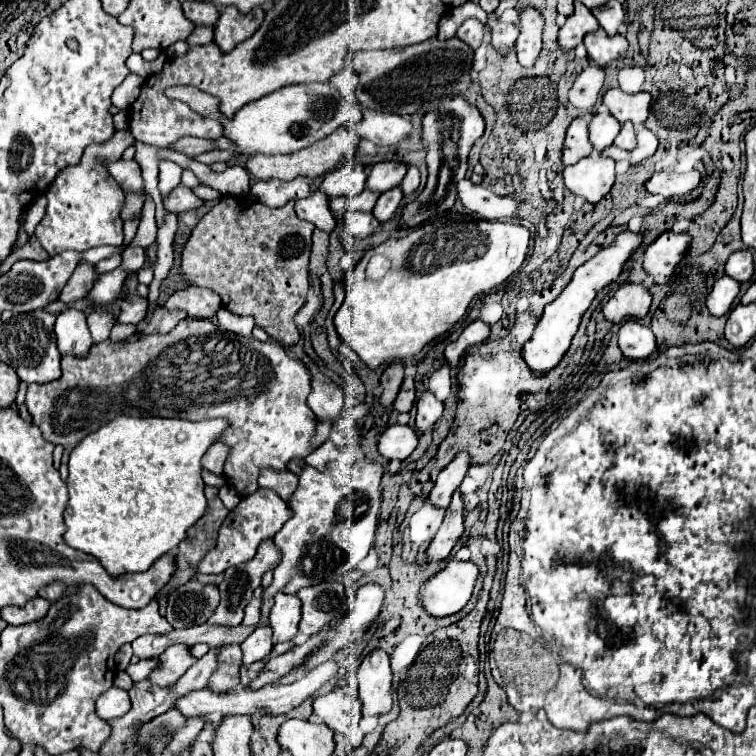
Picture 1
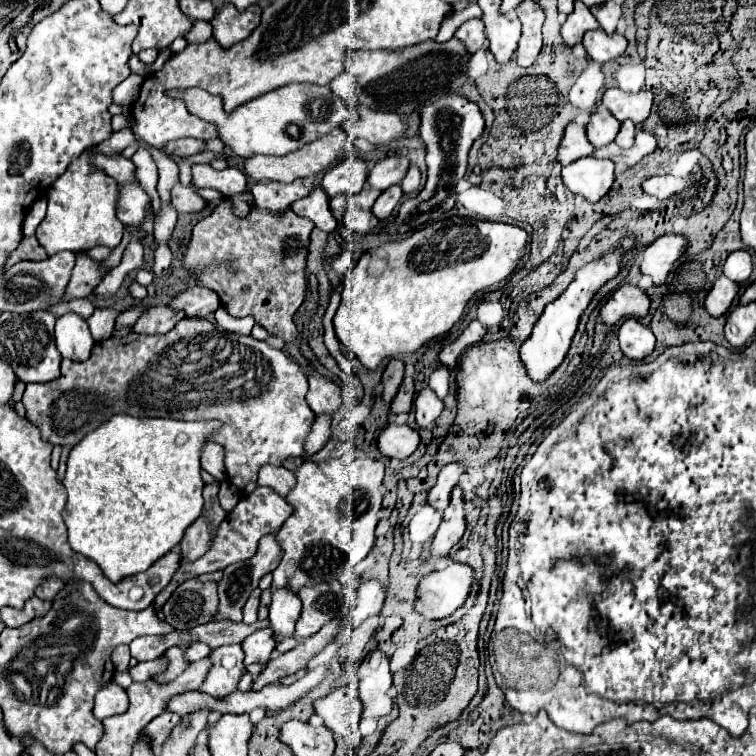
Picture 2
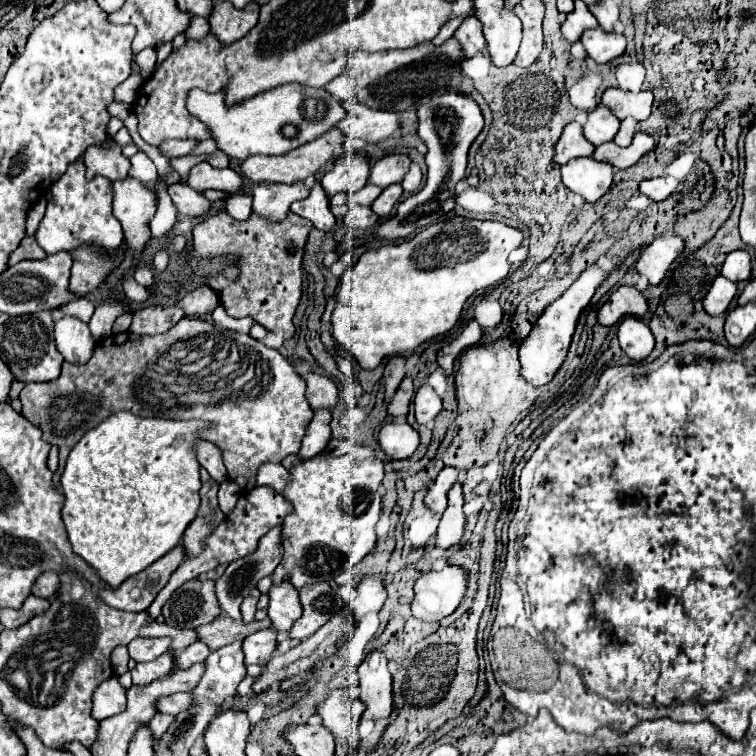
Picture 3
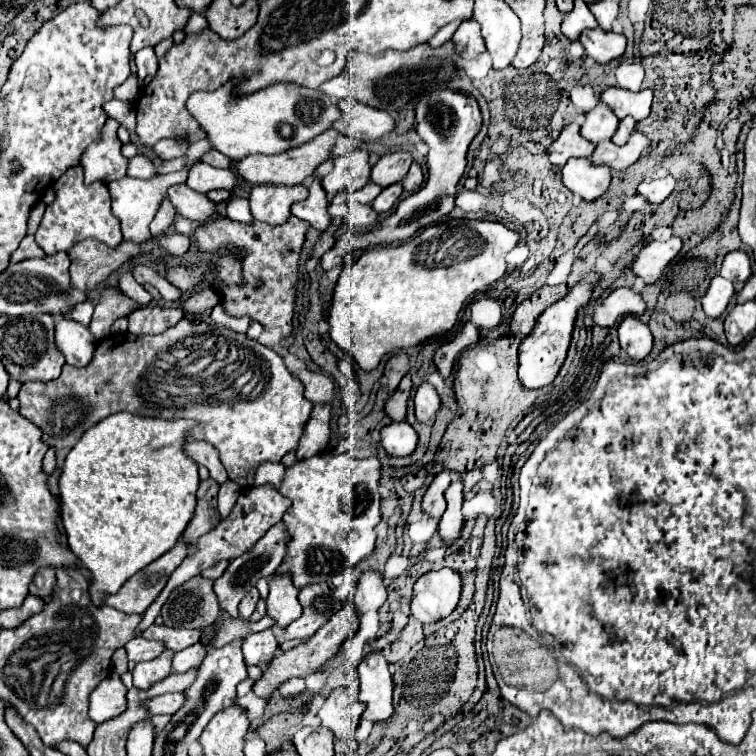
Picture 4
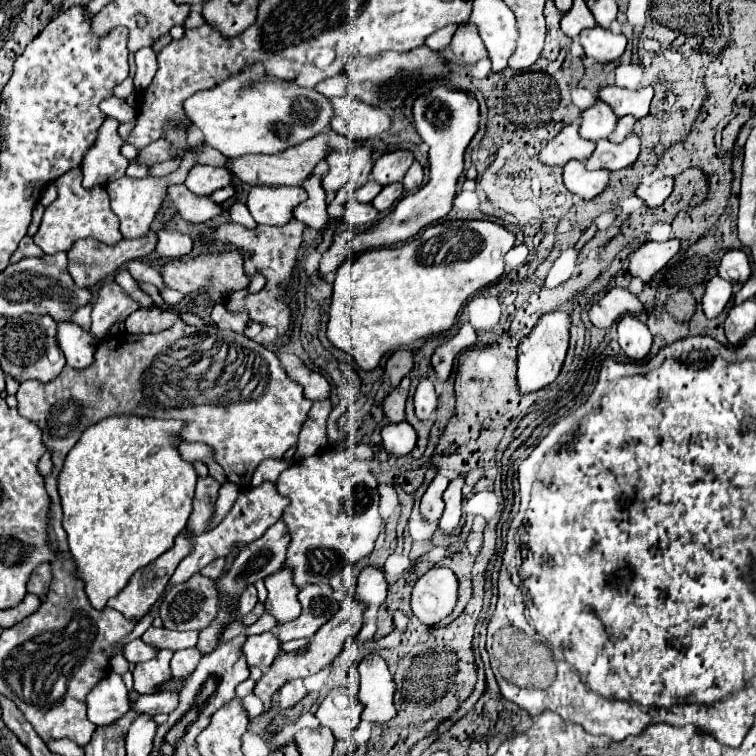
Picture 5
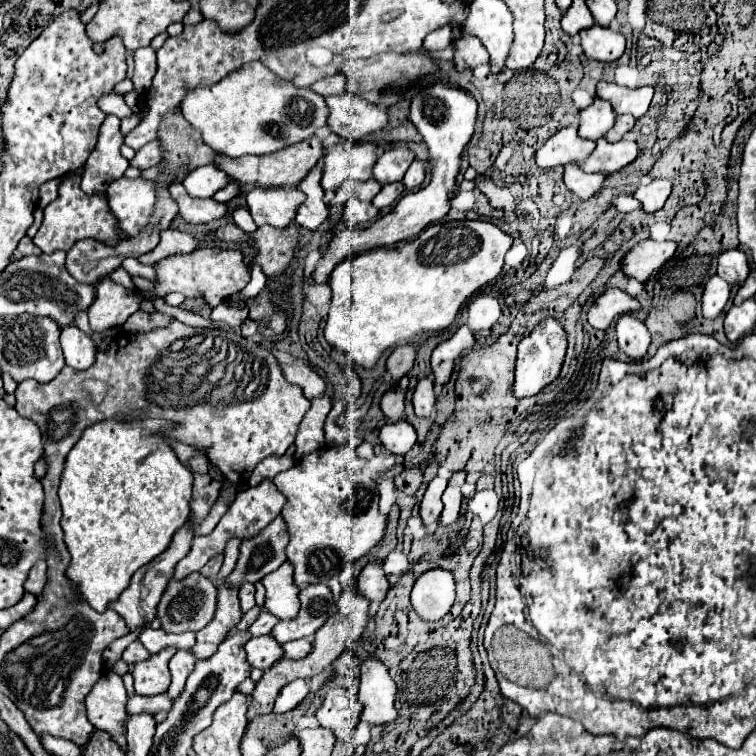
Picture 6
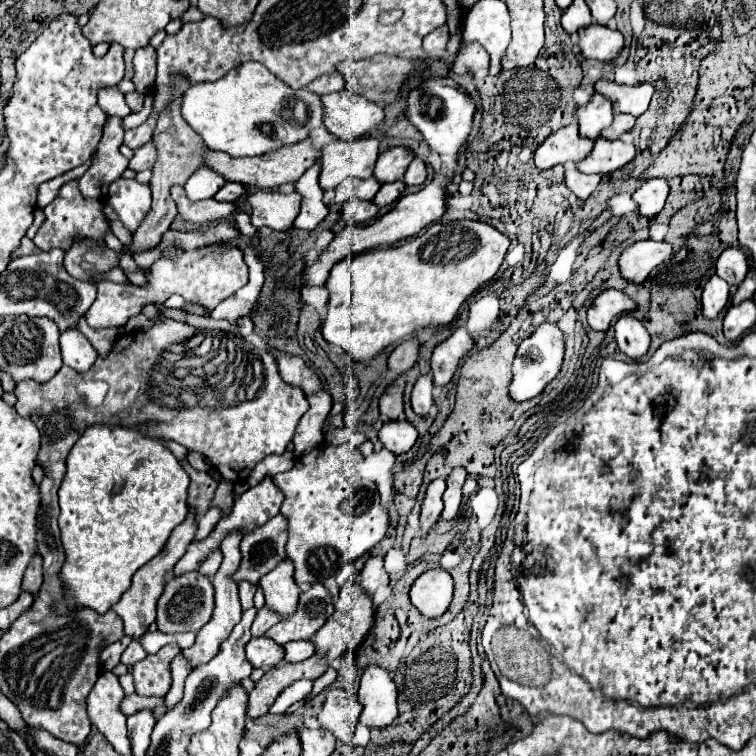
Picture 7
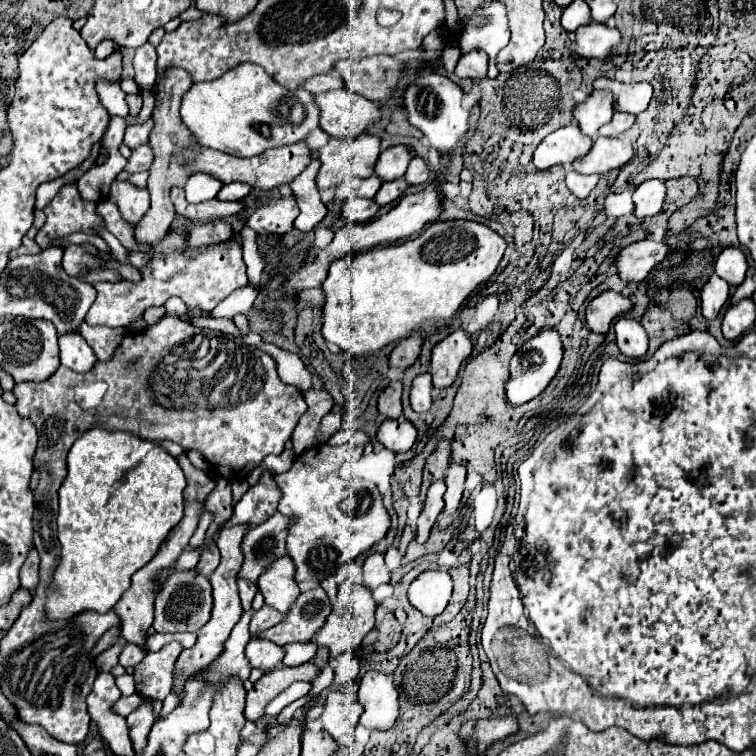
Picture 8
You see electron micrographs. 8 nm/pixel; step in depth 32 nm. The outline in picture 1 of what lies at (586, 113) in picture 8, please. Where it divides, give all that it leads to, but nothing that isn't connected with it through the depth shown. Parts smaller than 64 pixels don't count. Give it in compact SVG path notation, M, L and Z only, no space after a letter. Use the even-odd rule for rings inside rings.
M596 112L588 124L588 136L590 136L594 150L600 152L608 148L618 136L620 128L622 128L620 122L616 122L610 112Z

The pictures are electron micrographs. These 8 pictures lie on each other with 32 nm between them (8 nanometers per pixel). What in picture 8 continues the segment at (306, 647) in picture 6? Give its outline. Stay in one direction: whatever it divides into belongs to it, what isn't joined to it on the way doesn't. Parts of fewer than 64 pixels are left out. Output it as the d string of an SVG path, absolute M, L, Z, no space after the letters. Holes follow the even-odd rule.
M304 642L304 644L288 644L286 646L286 656L284 656L284 666L300 666L306 664L314 658L316 654L316 644L314 642Z

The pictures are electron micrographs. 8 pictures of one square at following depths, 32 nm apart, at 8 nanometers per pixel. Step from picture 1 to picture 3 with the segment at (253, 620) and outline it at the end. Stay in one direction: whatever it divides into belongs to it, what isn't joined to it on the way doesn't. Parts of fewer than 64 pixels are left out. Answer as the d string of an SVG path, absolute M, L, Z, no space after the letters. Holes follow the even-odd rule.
M252 588L252 592L248 594L248 598L244 600L244 604L240 606L242 618L246 618L246 622L252 622L252 620L254 620L254 612L256 612L258 598L260 598L260 592L258 592L258 588Z

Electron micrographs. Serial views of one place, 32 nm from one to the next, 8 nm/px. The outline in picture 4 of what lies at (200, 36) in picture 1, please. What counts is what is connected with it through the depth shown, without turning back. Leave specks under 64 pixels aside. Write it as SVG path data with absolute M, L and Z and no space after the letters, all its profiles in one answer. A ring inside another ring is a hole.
M192 12L192 16L188 18L188 24L186 24L186 28L184 28L184 32L200 32L202 28L206 28L206 18L202 16L202 14L196 14L196 12Z

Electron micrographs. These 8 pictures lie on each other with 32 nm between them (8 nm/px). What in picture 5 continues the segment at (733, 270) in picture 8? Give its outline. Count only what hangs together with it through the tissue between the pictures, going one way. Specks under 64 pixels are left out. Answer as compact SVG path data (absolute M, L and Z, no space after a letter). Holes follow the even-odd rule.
M730 250L720 258L720 266L718 266L718 274L728 280L728 282L740 282L744 284L744 280L748 280L750 276L750 262L748 256L742 250Z

